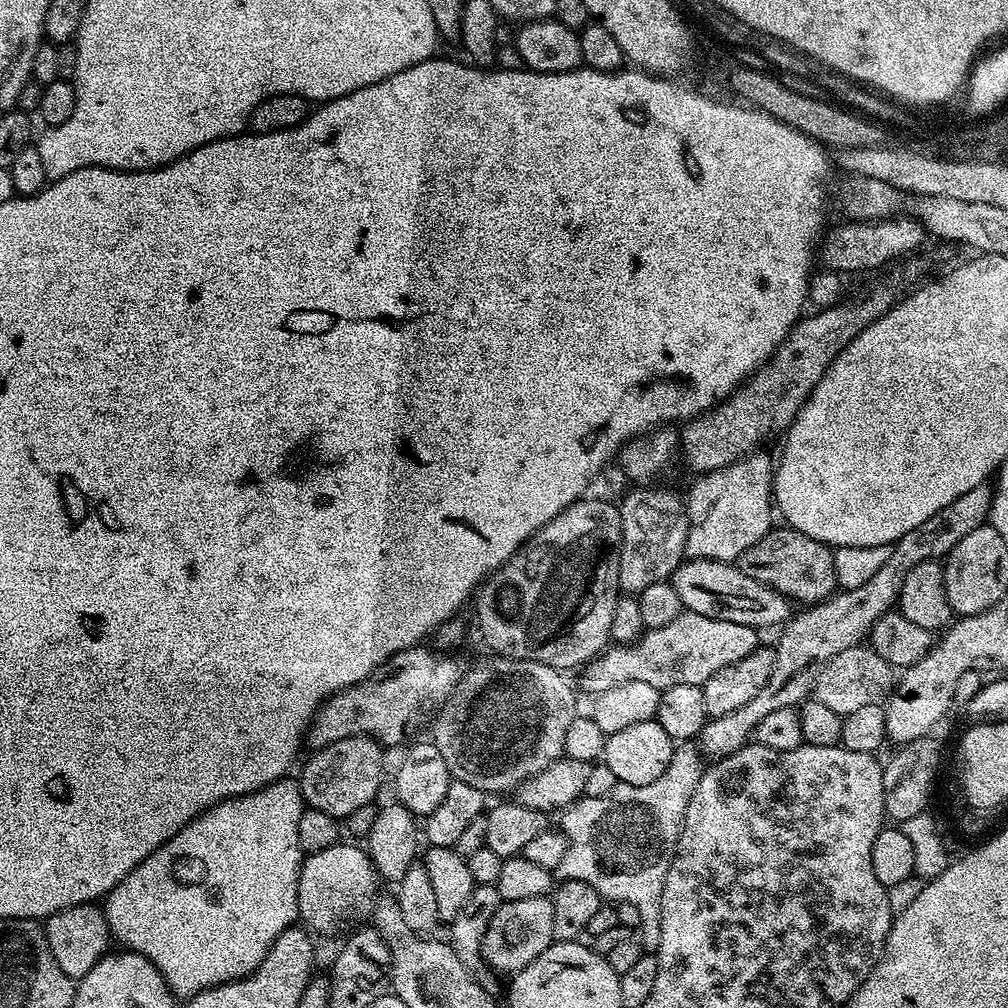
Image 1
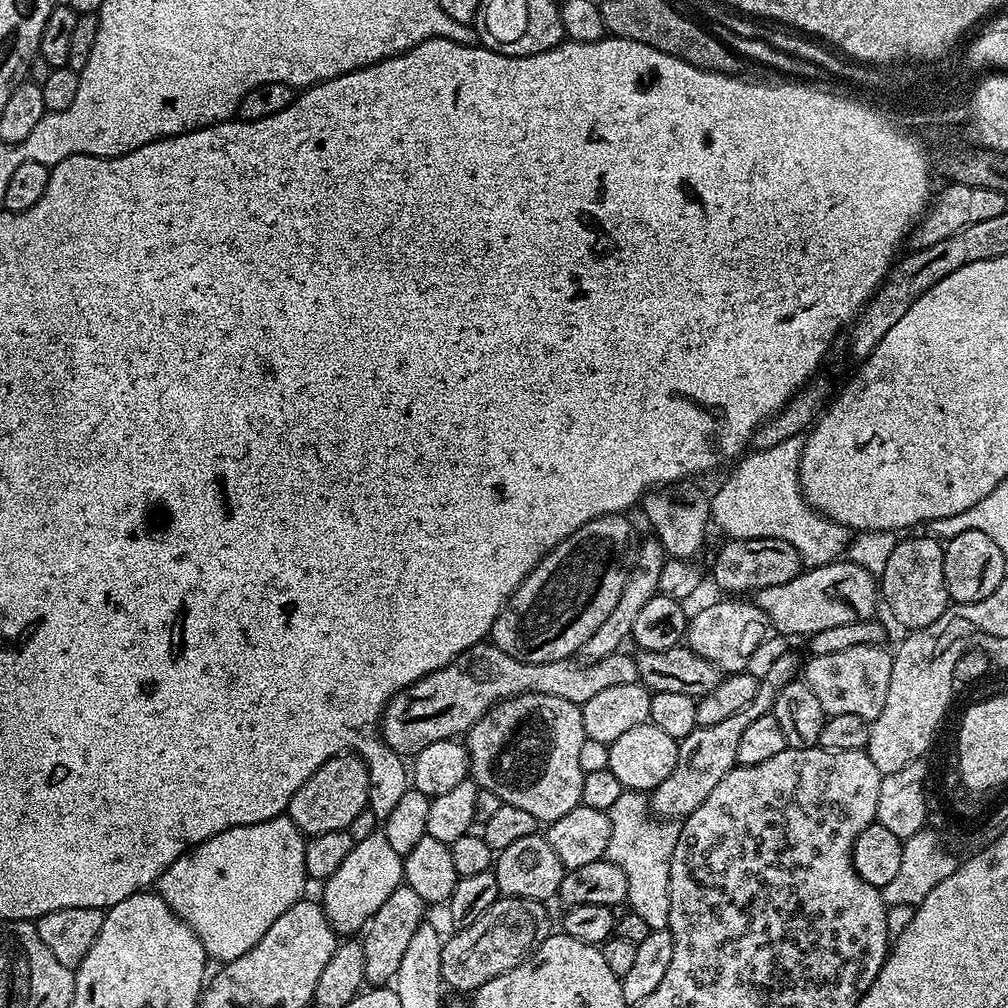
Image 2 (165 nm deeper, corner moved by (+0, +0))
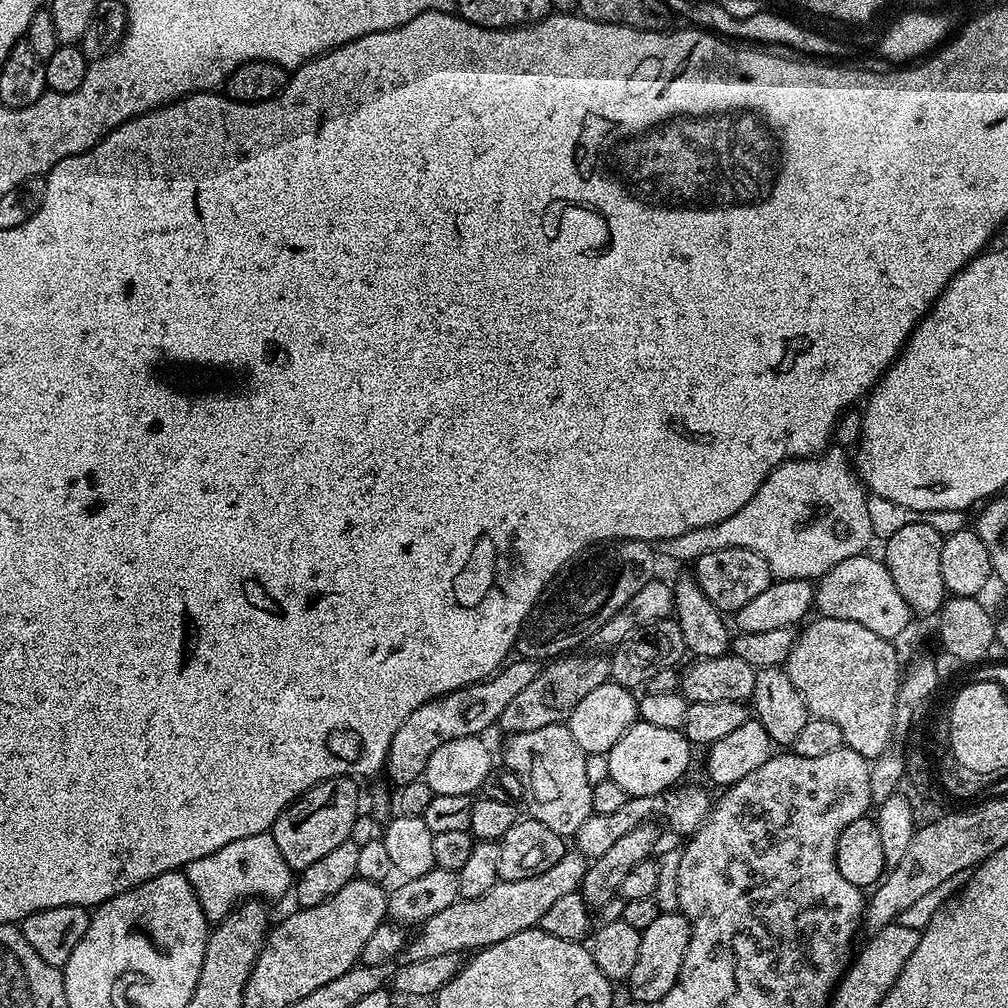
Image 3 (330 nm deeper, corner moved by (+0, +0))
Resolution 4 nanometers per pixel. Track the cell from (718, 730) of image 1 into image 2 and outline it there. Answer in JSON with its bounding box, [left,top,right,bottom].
[650,652,802,818]

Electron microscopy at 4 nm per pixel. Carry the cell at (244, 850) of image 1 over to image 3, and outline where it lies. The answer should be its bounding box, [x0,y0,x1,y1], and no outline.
[183,831,294,922]

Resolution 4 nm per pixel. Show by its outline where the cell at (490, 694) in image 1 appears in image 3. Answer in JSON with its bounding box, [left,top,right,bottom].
[503,723,593,837]

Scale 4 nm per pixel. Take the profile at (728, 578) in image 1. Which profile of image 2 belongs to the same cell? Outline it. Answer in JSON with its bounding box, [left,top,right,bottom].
[754,558,881,636]

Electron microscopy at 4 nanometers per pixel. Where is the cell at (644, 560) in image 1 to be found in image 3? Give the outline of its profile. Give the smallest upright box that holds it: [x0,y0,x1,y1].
[498,654,612,734]

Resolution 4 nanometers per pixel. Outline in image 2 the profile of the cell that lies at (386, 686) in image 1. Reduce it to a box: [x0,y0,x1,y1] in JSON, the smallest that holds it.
[378,642,639,758]

